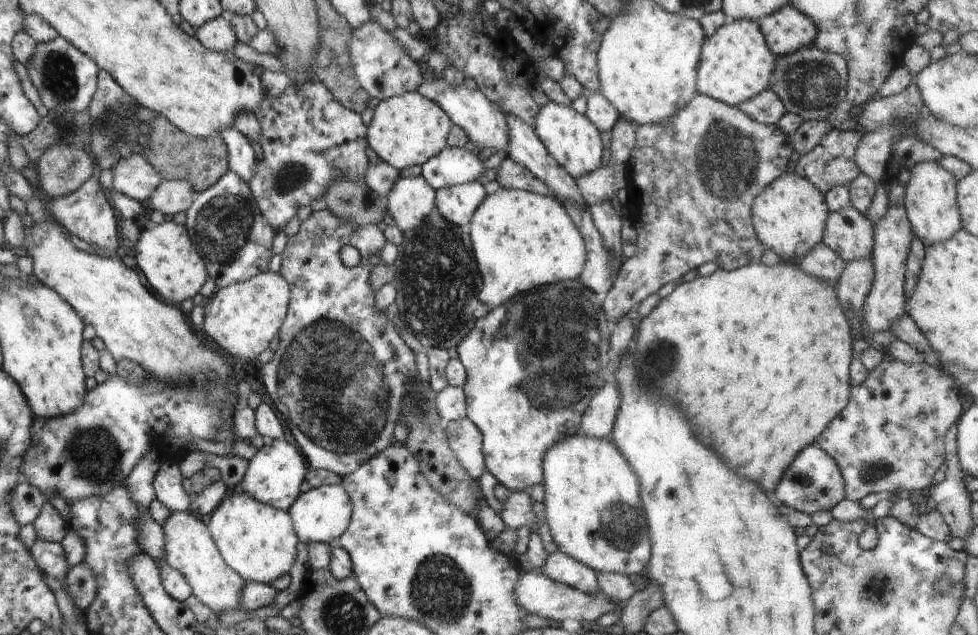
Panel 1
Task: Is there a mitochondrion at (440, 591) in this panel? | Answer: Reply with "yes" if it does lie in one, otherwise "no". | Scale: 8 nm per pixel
yes

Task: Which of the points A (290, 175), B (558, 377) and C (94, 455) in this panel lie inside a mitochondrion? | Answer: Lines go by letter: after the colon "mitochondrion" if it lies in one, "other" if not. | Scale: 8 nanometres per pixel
A: mitochondrion
B: mitochondrion
C: mitochondrion

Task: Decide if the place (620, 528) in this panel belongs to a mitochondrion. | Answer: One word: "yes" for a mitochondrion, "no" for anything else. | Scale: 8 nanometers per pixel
yes

